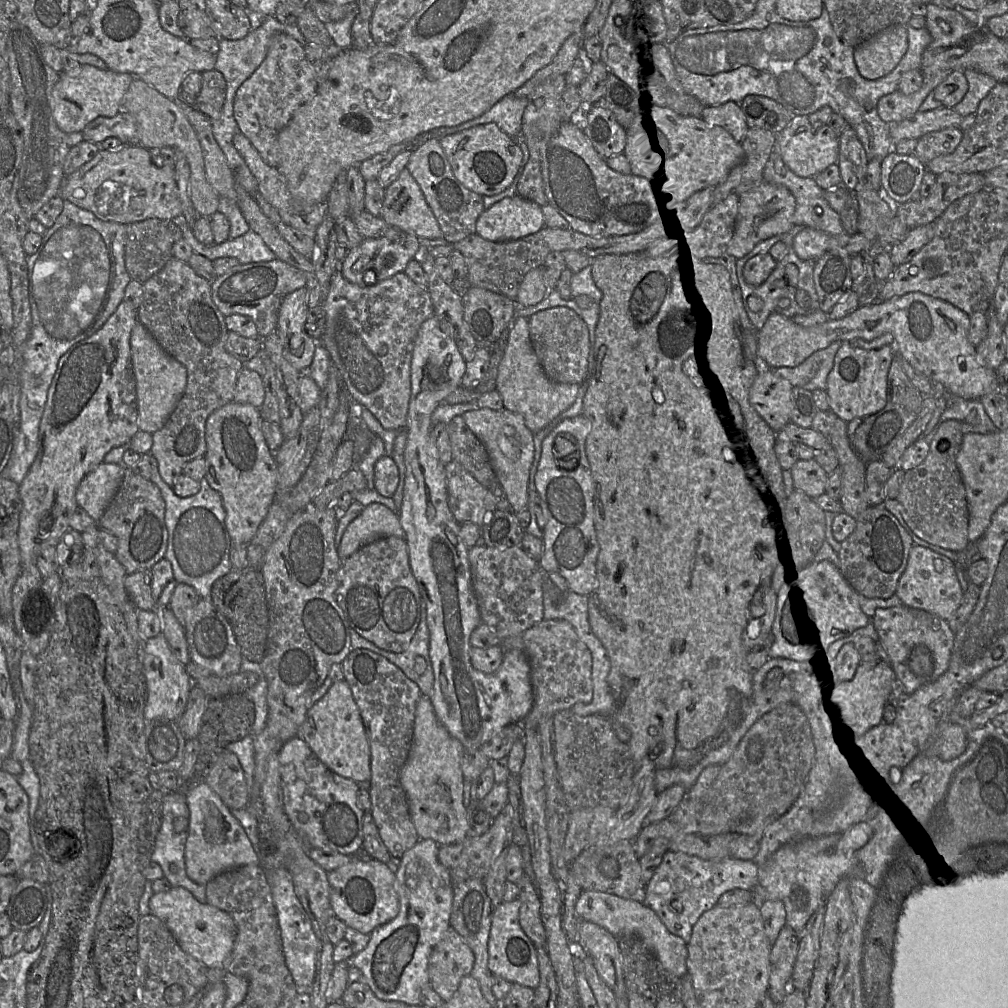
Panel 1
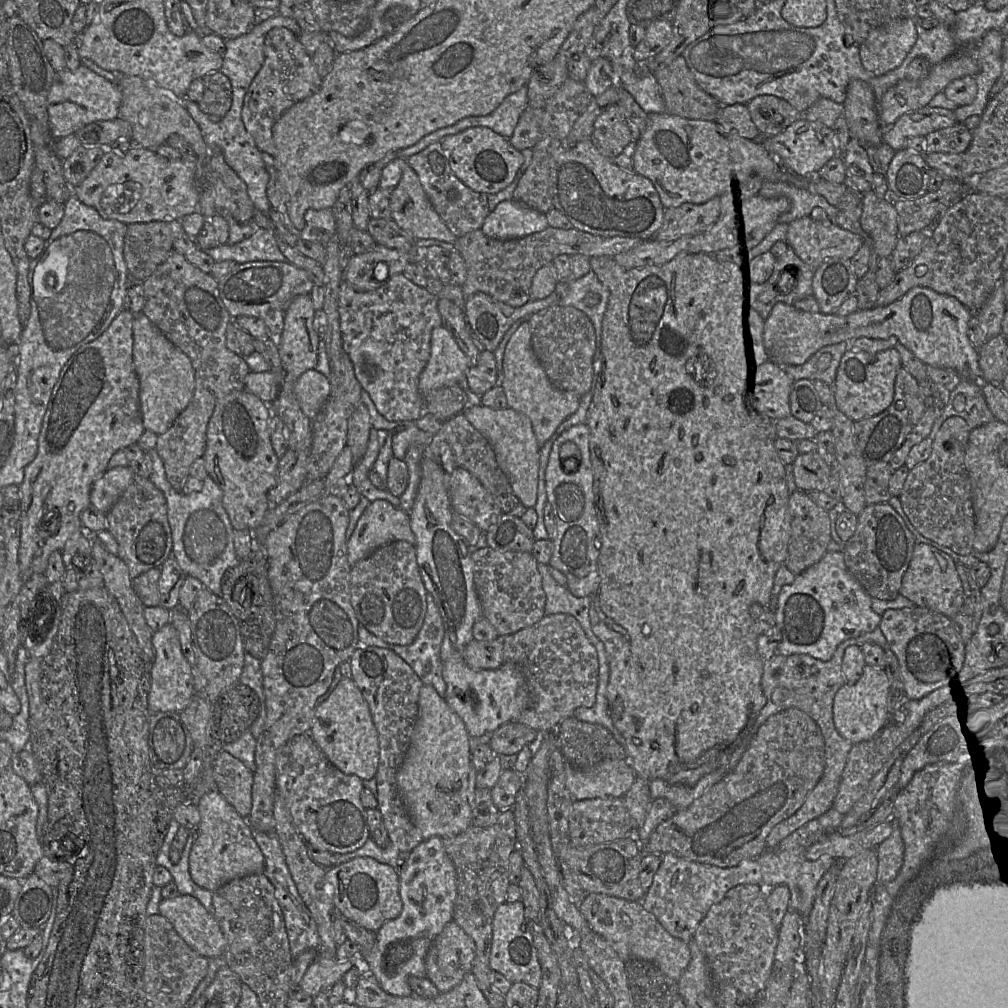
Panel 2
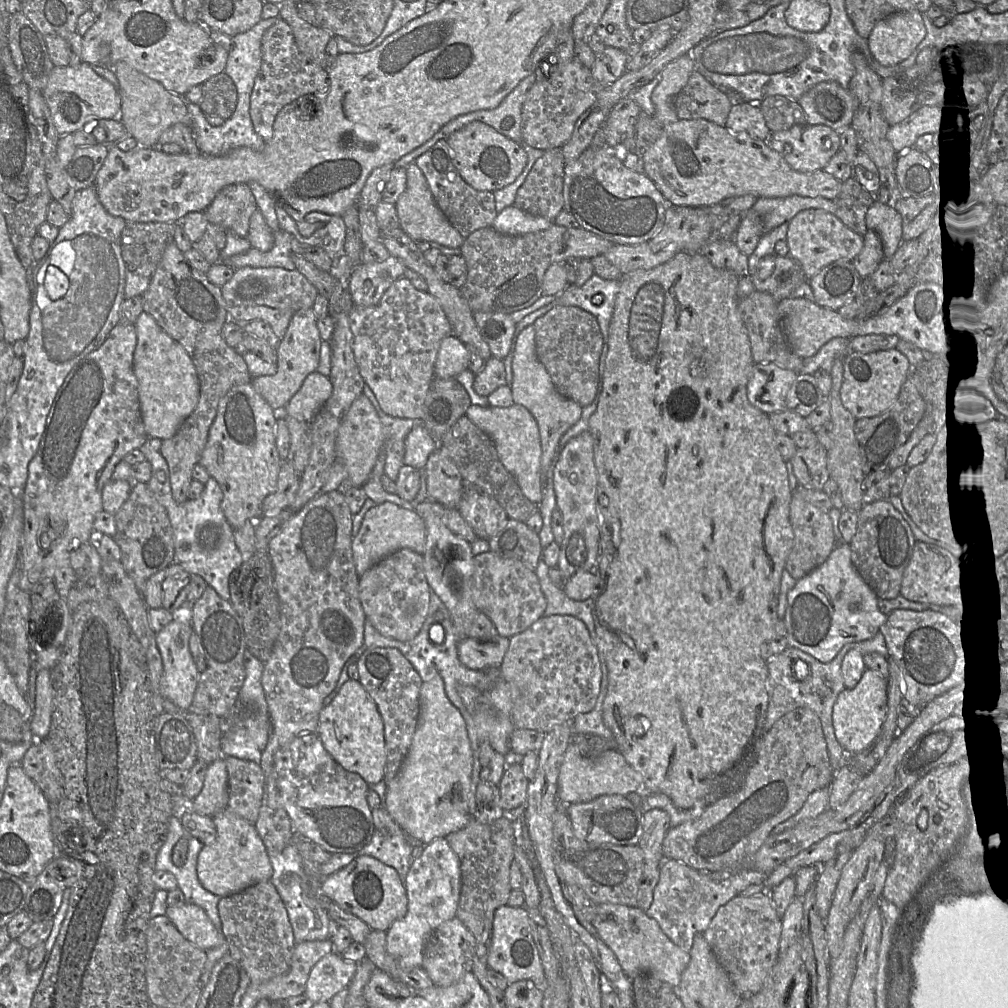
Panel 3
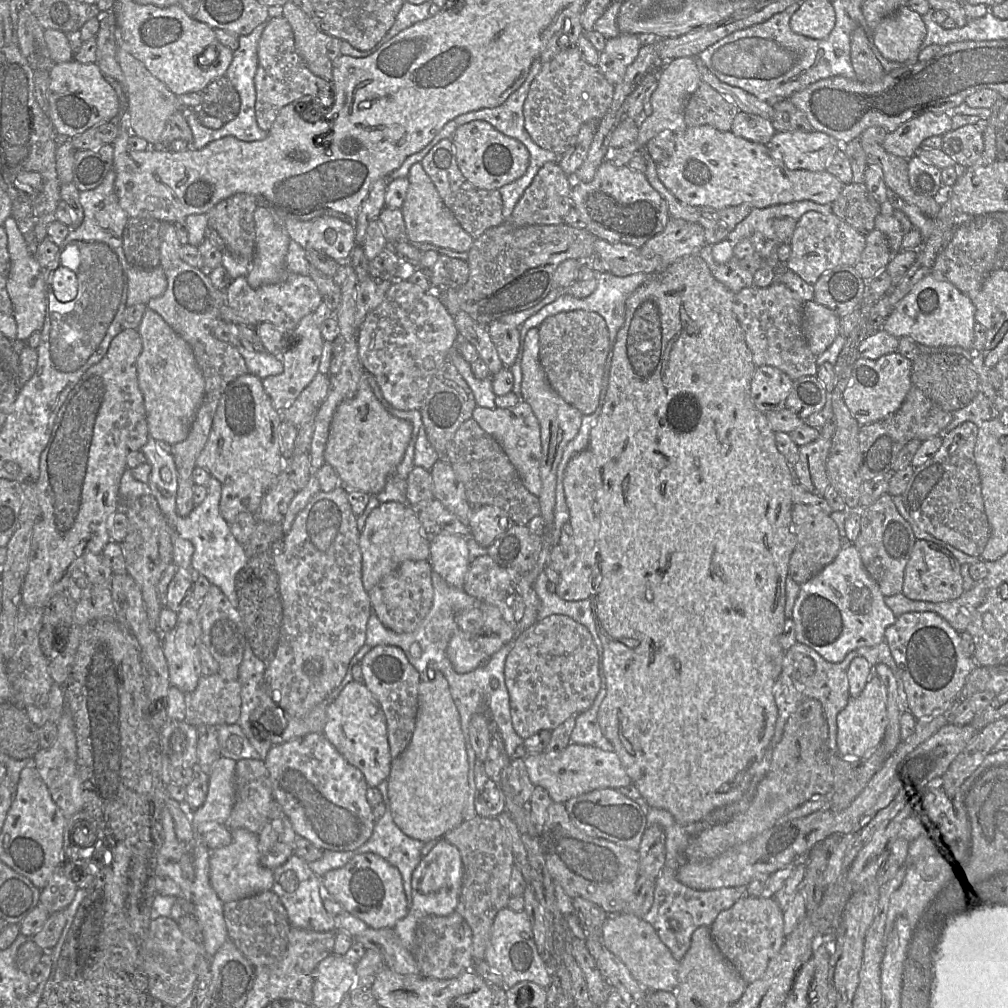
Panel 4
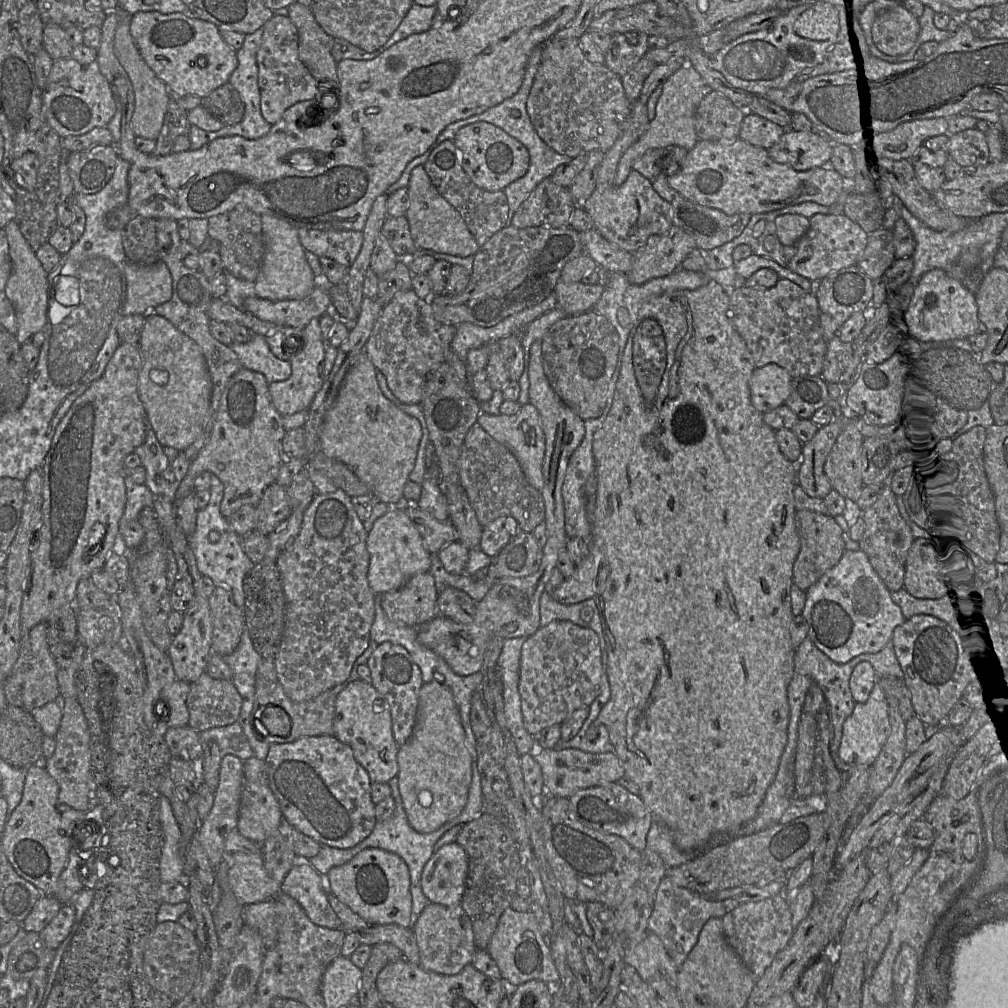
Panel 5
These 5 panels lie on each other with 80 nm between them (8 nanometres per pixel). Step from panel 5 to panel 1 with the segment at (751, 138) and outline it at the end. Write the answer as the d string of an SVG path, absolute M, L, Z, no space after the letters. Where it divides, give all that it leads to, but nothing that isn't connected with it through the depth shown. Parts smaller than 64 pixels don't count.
M733 101L721 105L705 106L701 117L710 125L724 128L740 143L749 129L740 104Z

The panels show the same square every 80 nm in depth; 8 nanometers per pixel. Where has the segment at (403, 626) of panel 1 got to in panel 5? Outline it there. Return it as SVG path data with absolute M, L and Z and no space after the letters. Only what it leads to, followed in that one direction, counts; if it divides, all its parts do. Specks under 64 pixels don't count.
M430 572L414 575L401 588L380 595L386 616L397 623L417 627L437 615L438 591Z

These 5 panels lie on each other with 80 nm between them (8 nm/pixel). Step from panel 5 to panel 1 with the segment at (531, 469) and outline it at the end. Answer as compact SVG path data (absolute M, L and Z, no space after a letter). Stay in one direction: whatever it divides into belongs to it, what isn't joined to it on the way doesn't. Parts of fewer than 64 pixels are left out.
M480 408L466 411L462 415L469 429L485 446L491 466L511 504L512 512L528 509L528 484L534 461L534 435L526 426L522 415L506 408L493 410Z

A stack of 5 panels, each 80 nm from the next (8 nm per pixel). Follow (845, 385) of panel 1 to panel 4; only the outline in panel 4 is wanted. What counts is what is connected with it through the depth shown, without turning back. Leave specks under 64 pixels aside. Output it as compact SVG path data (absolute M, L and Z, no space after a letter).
M898 351L875 360L864 357L856 360L842 398L860 426L886 419L900 409L913 385L911 372L912 362Z

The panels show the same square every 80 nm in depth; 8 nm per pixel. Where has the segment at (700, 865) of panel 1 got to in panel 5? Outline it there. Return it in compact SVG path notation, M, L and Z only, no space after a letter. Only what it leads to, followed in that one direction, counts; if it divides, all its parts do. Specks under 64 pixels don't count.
M665 875L665 877L661 880L654 896L653 910L648 919L649 932L656 934L660 938L668 955L674 964L680 968L692 948L697 943L699 933L704 924L711 918L721 918L728 912L735 909L738 905L739 903L734 899L726 899L722 901L707 899L702 894L674 884L668 876Z

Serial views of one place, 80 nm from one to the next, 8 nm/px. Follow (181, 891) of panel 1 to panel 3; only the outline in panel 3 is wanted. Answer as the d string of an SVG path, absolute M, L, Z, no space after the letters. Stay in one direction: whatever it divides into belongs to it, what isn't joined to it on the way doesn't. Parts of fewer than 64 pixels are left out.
M185 902L181 906L168 906L165 916L186 940L203 951L220 945L225 939L206 912L195 904Z

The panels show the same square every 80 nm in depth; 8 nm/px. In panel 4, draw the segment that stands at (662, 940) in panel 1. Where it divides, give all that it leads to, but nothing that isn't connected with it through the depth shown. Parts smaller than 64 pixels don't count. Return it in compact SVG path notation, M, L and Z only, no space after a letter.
M609 914L602 926L601 940L603 945L625 964L633 978L647 991L675 992L680 961L673 957L651 924L632 914Z

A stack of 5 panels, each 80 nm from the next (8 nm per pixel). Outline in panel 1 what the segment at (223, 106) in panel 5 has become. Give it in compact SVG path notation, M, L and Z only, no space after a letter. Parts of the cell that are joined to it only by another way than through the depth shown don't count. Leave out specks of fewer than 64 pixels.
M211 70L202 73L201 90L199 94L196 96L196 104L197 104L196 108L209 118L212 132L213 126L219 123L218 120L221 119L221 115L223 114L223 105L226 99L226 89L227 89L226 80L221 72L217 70Z

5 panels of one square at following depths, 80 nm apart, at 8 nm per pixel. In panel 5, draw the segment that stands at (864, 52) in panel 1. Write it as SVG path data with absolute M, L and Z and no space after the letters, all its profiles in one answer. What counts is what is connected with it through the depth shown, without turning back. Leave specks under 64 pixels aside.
M903 4L880 10L874 19L876 46L890 56L906 54L915 44L919 31L918 18Z

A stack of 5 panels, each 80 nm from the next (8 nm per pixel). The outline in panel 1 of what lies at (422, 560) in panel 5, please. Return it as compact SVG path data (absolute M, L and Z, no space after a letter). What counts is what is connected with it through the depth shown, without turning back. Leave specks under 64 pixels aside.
M373 502L365 506L345 529L338 546L339 557L345 560L362 546L388 536L405 540L398 513L381 503Z

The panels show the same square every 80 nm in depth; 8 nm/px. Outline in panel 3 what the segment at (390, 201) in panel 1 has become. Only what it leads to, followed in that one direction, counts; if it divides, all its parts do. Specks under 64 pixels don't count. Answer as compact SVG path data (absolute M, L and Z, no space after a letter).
M414 162L410 163L406 168L406 175L406 188L395 203L400 227L415 241L433 241L449 248L460 249L465 238L437 206L420 168Z

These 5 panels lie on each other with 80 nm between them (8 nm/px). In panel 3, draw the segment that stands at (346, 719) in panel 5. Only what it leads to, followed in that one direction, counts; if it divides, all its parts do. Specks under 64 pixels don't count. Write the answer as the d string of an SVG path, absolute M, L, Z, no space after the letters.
M349 679L319 714L316 733L331 757L346 771L360 775L368 784L384 779L386 749L384 723L377 705L359 681Z

